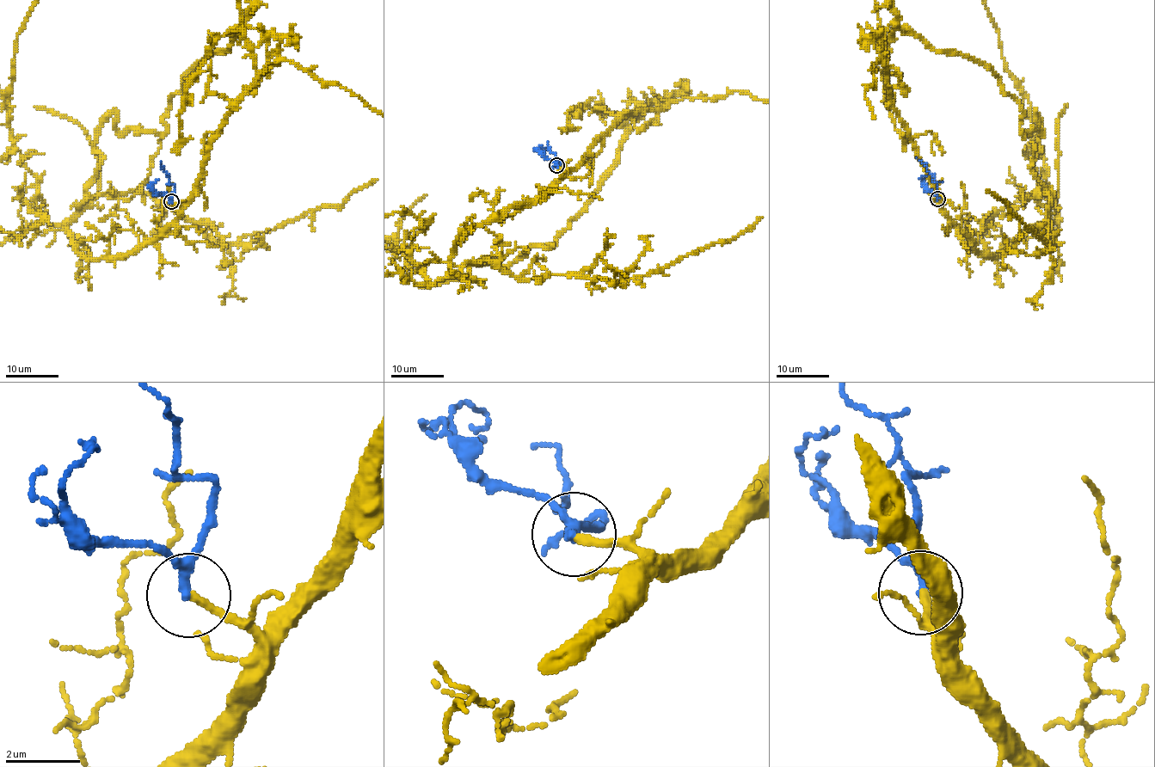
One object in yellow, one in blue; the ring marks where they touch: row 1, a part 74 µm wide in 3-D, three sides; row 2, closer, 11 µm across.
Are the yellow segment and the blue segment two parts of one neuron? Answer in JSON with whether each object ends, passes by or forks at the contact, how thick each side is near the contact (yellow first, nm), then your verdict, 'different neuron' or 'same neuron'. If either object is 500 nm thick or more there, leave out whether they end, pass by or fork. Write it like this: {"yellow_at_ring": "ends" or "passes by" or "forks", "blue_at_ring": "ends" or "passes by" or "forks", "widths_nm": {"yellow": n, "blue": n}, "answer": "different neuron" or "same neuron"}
{"yellow_at_ring": "ends", "blue_at_ring": "passes by", "widths_nm": {"yellow": 200, "blue": 190}, "answer": "same neuron"}

